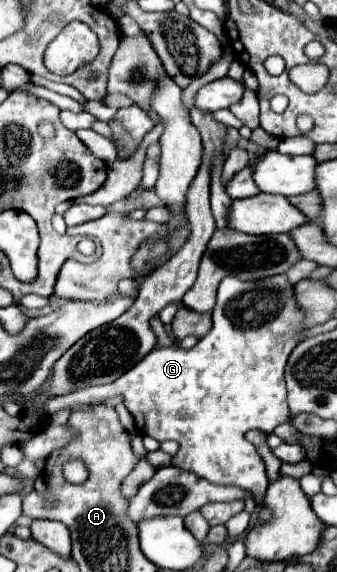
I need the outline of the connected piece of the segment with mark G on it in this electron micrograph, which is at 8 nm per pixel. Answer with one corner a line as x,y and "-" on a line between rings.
232,275
224,277
218,287
218,299
212,315
212,329
192,349
186,351
178,345
154,349
114,383
88,387
68,393
64,397
55,397
47,401
40,412
52,415
64,407
76,409
84,405
98,405
106,399
116,397
120,391
126,409
134,415
136,425
140,425
140,431
144,435
150,435
158,441
172,439
180,445
178,453
172,459
174,467
192,471
216,485
234,485
248,489
252,495
256,495
256,501
260,505
264,501
268,477
262,457
258,455
254,445
248,445
244,433
248,429
260,429
264,433
270,433
274,431
274,427
290,419
286,405
284,367
292,349
302,341
300,335
306,327
300,327
300,311
296,311
294,285
288,283
286,275
270,275
268,279
258,281
240,281

